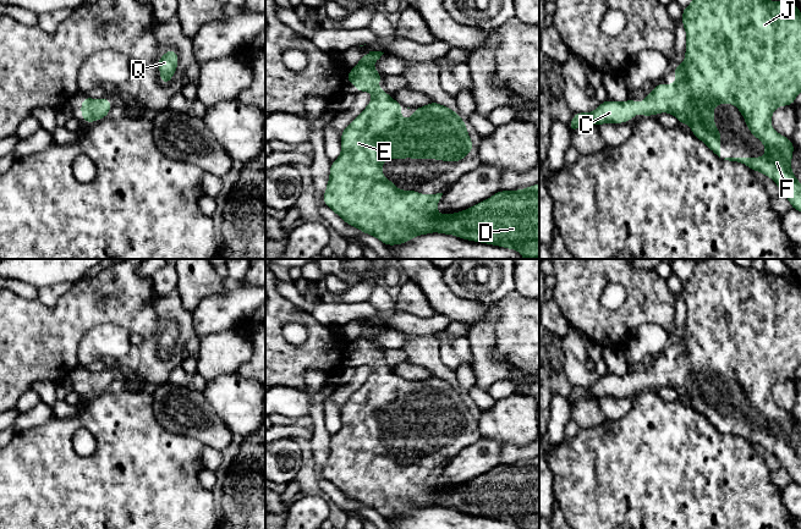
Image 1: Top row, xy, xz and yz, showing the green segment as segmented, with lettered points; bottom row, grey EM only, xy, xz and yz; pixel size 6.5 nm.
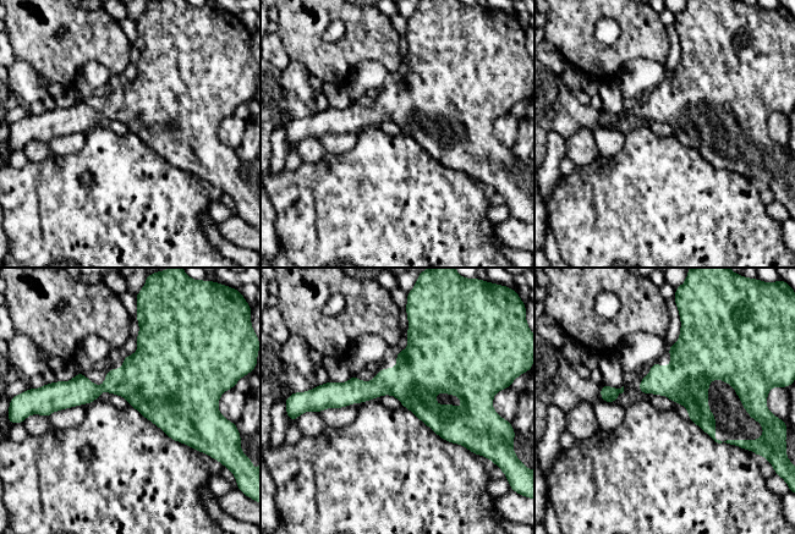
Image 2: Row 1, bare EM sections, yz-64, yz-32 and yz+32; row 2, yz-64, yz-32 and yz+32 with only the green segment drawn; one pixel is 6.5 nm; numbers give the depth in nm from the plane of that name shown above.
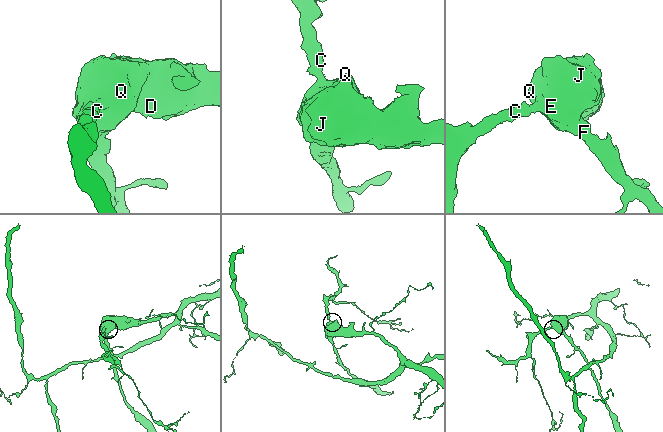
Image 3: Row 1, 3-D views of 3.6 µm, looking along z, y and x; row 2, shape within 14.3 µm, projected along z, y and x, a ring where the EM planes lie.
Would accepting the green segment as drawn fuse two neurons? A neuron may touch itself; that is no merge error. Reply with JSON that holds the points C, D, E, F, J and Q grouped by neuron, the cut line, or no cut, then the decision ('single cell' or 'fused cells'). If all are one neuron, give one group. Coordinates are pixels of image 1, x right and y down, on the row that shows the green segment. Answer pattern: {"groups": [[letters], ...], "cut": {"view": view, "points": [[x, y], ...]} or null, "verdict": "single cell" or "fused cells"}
{"groups": [["C", "D", "E", "F", "J", "Q"]], "cut": null, "verdict": "single cell"}

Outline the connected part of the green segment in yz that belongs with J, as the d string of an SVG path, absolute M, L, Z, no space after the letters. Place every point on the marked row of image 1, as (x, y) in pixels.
M692 0L687 7L682 9L681 22L686 31L687 44L684 64L673 67L676 76L675 84L655 84L655 89L643 97L641 105L635 99L624 103L608 99L592 112L575 112L567 128L572 133L588 123L597 127L604 122L624 123L633 120L636 112L641 116L657 116L658 112L669 112L679 120L680 125L687 123L693 136L720 158L722 137L714 125L713 110L717 104L735 104L752 136L764 144L766 155L761 158L725 158L724 160L741 162L751 170L770 177L789 199L791 208L801 211L801 184L791 171L791 156L795 145L791 139L769 127L773 111L781 105L794 105L797 94L801 92L801 12L799 7L795 2L769 0Z

